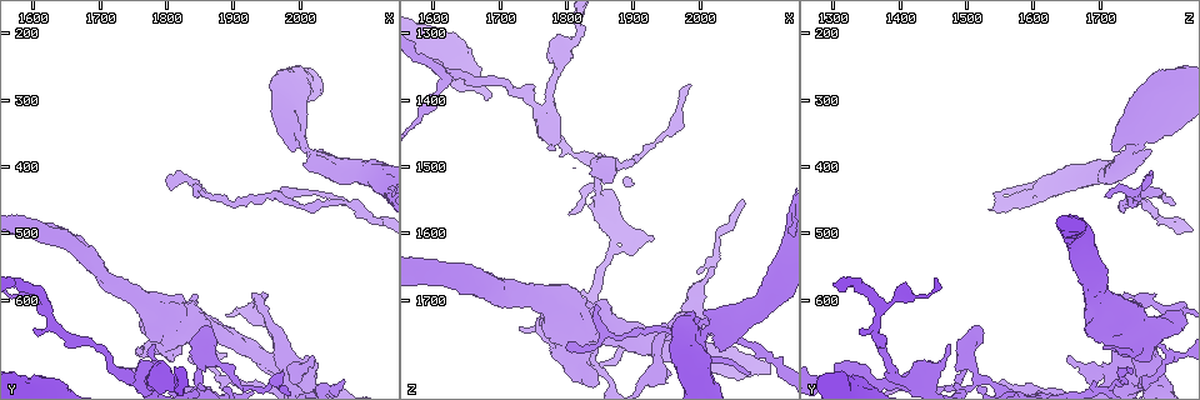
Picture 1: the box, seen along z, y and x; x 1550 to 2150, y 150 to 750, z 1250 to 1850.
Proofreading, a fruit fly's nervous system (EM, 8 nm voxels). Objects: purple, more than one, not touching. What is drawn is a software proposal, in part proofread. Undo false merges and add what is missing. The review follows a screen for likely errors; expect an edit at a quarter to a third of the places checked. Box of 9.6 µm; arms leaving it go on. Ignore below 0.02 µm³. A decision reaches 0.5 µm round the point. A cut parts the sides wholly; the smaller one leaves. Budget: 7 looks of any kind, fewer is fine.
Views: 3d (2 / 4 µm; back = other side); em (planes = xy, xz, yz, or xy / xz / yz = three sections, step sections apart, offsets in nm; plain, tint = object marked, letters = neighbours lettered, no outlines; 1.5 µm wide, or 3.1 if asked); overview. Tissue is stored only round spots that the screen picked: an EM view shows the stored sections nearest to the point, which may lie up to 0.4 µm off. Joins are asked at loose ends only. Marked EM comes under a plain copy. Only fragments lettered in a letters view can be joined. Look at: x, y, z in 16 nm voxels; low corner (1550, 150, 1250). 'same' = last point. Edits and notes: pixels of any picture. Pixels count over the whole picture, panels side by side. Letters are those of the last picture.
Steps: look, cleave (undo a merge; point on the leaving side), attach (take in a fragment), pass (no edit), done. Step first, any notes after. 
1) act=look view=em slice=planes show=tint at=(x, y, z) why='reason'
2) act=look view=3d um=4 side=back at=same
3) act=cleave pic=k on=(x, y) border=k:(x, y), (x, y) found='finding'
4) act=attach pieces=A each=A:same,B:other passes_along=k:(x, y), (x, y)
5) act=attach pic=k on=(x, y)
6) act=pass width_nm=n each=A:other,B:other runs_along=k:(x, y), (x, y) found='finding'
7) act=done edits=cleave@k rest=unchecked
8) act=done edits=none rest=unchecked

act=look view=em slice=planes show=letters at=(1845, 440, 1710) why='branch stops here'

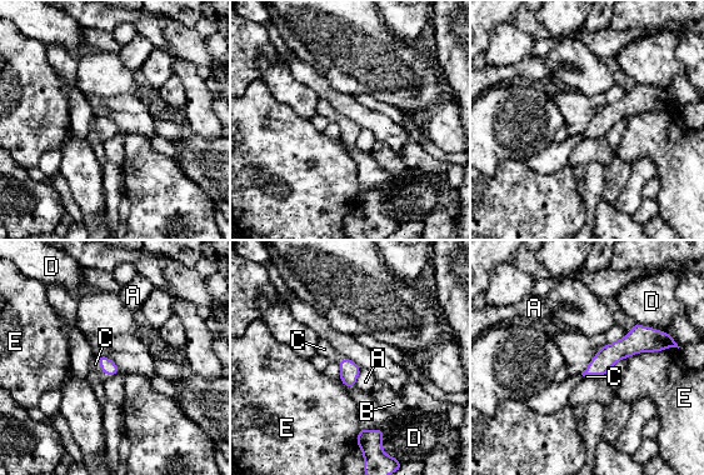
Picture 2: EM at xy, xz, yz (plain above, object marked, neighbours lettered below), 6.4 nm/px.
act=attach pieces=C longest_contact=E:340nm each=A:other,B:other,C:same,D:other,E:other passes_along=2:(108, 366), (100, 368), (95, 364) found='it goes on there'

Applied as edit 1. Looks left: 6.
act=look view=overview why='redraw'

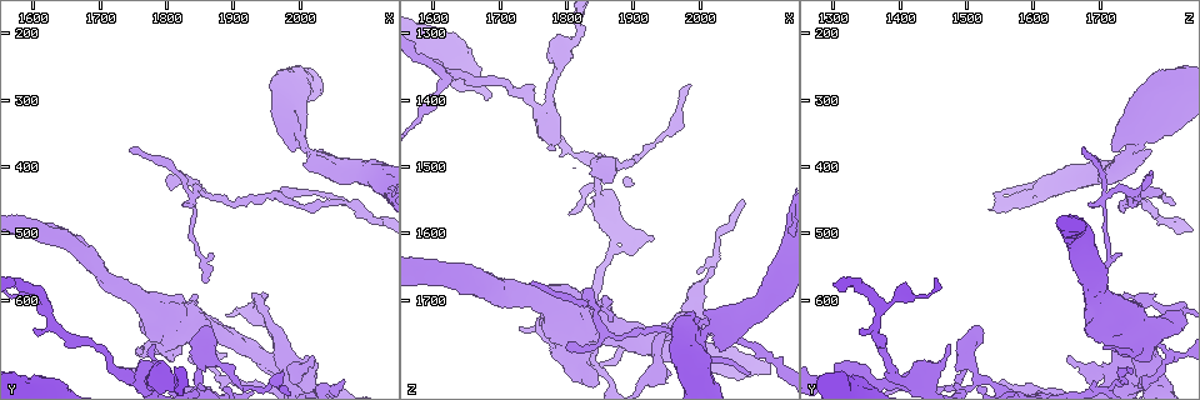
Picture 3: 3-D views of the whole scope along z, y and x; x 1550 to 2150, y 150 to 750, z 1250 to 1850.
act=look view=em slice=planes show=letters at=(1640, 500, 1690) why='thick end'

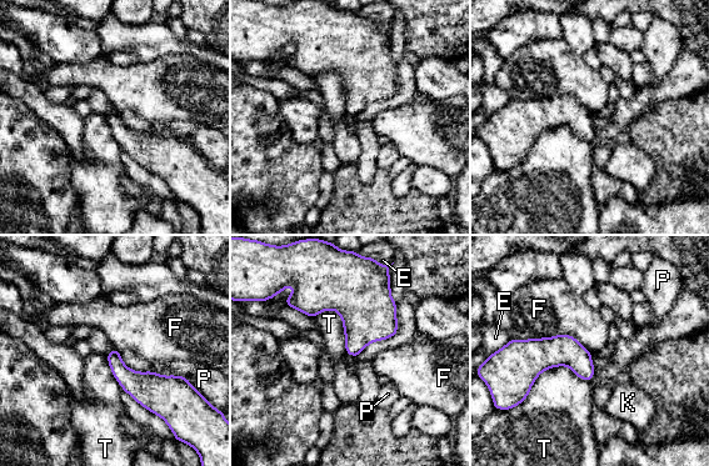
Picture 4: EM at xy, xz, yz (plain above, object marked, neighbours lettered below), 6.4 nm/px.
act=pass each=E:other,F:other,K:other,P:other,T:other border=4:(595, 369), (548, 367), (519, 404) found='none of them fits'

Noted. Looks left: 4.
act=look view=em slice=planes show=letters at=(1785, 670, 1470) why='thin end'

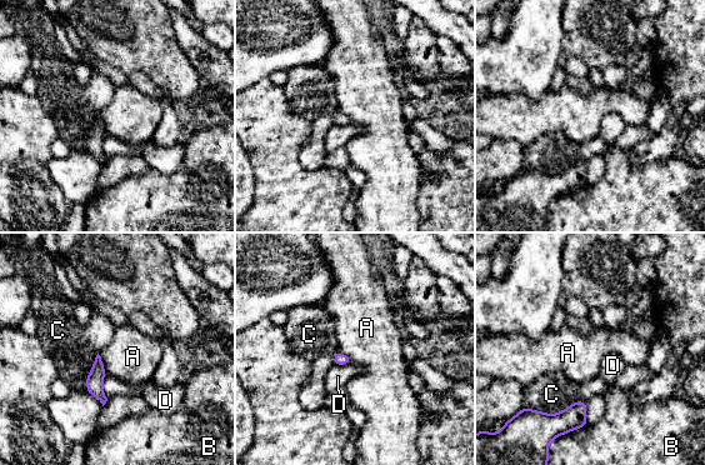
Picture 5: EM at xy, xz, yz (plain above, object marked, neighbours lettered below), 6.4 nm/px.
act=pass width_nm=80 each=A:other,B:other,C:other,D:other border=5:(98, 354), (106, 374) found='no lettered fragment goes on from it'

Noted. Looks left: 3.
act=done edits=attach@2 rest=unchecked

